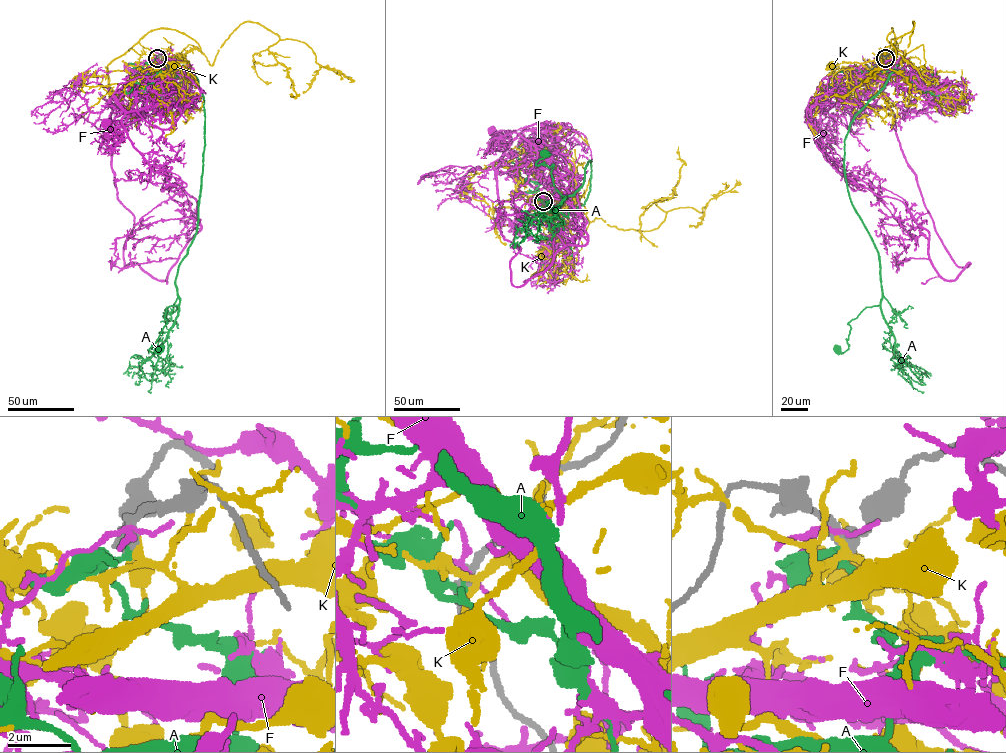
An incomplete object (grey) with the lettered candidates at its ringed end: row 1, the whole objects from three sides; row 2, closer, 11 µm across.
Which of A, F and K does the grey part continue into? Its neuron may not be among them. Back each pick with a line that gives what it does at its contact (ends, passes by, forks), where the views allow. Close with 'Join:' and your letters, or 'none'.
A: it passes by
Join: A

